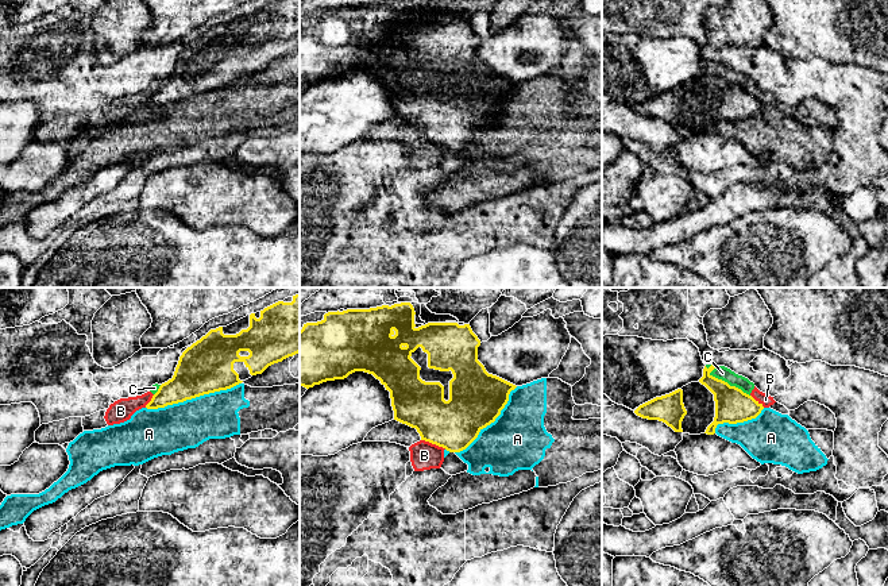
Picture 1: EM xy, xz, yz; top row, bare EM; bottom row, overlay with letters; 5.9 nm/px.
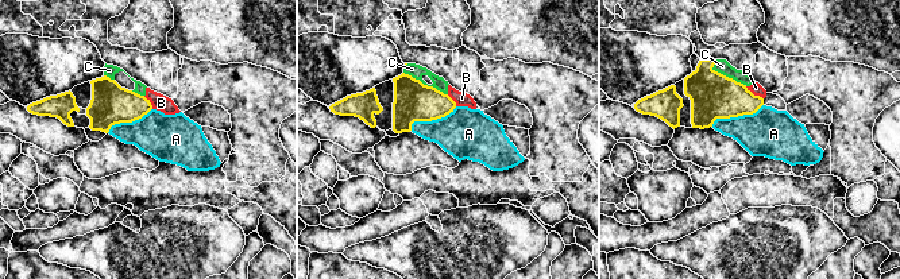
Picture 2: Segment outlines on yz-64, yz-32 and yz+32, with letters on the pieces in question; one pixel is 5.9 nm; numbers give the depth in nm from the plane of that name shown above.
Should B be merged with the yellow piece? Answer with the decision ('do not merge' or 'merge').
do not merge

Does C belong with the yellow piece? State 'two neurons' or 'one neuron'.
two neurons

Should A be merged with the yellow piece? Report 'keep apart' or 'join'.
keep apart

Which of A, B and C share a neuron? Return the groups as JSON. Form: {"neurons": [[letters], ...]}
{"neurons": [["A"], ["B", "C"]]}

